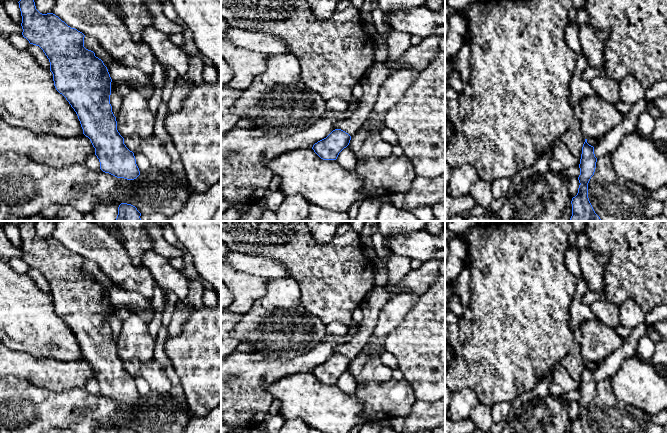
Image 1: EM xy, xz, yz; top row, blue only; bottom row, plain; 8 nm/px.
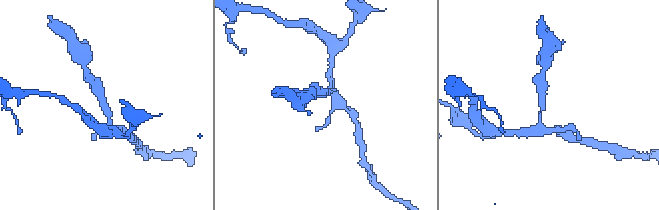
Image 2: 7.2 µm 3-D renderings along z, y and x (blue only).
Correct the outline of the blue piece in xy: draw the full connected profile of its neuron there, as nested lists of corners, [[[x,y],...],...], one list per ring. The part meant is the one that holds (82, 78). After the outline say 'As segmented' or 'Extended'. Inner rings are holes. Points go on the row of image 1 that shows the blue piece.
[[[20,0],[19,8],[22,16],[22,35],[30,44],[39,46],[50,62],[50,71],[56,90],[62,94],[76,112],[83,129],[83,134],[88,137],[95,148],[95,155],[99,159],[100,169],[117,178],[134,180],[140,175],[134,153],[124,144],[124,138],[117,130],[116,117],[110,104],[112,79],[103,61],[95,53],[84,47],[85,35],[75,28],[71,28],[53,13],[42,14],[35,6],[34,0]]]. As segmented

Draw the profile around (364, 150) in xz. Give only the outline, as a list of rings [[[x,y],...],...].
[[[371,112],[359,132],[351,136],[348,145],[357,160],[381,159],[392,155],[392,145],[381,138],[381,131],[384,128],[384,116],[376,118]]]

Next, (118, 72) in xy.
[[[115,60],[111,61],[107,69],[111,79],[115,82],[132,81],[145,85],[149,83],[150,80],[150,77],[147,76],[143,71],[134,67],[124,66]]]

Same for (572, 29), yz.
[[[569,22],[565,28],[565,40],[571,50],[573,50],[577,55],[582,53],[580,43],[579,43],[579,28],[580,26],[575,22]]]

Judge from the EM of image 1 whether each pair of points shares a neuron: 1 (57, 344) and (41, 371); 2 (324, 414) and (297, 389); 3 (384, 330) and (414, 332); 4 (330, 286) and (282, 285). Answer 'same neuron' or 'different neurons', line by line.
1: different neurons
2: same neuron
3: different neurons
4: different neurons

